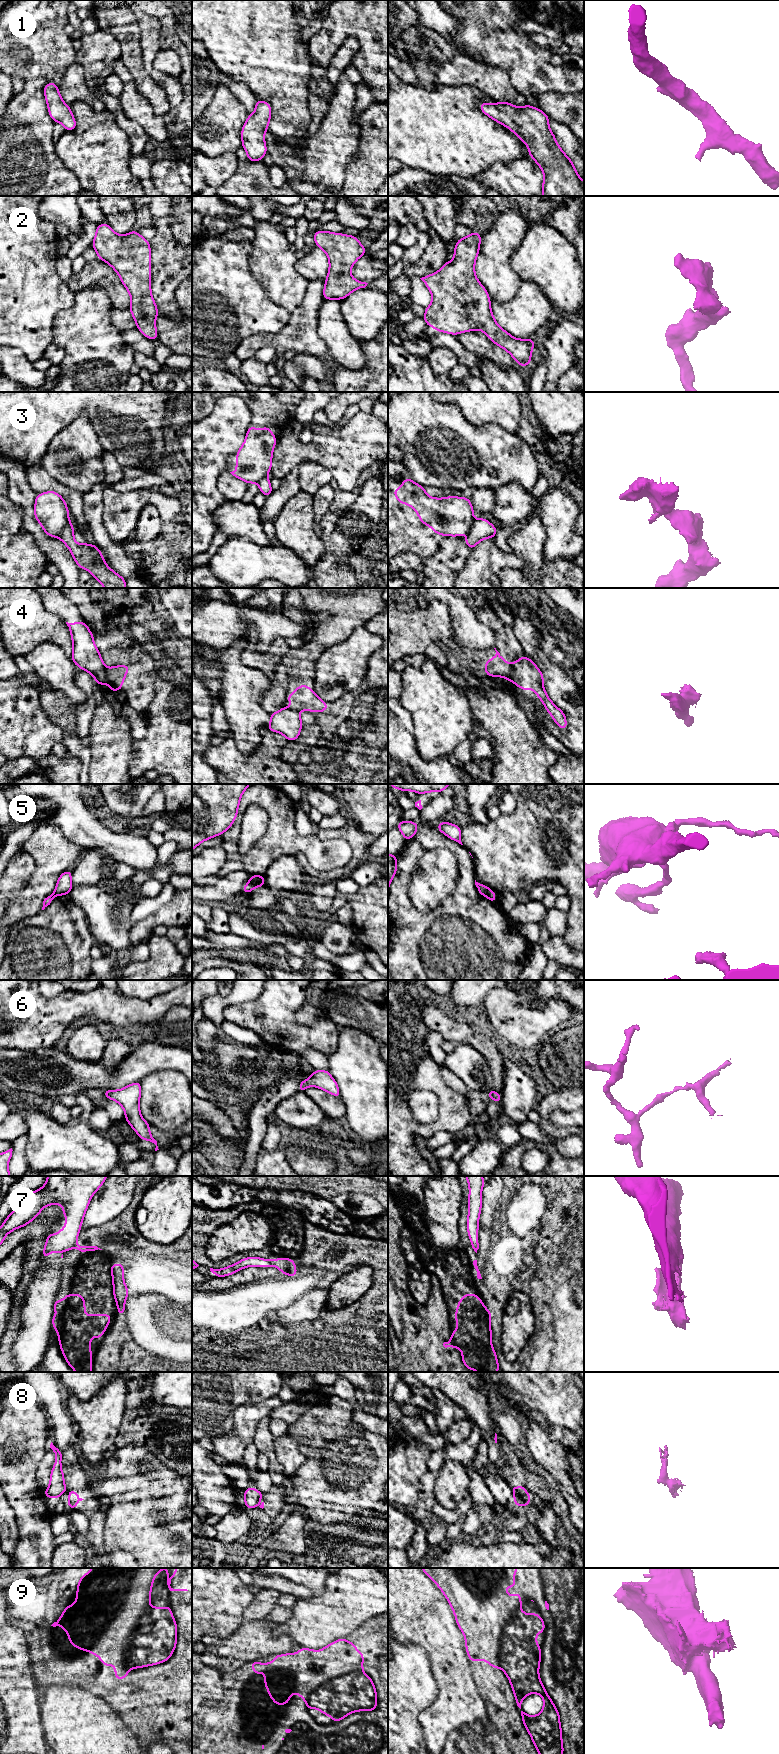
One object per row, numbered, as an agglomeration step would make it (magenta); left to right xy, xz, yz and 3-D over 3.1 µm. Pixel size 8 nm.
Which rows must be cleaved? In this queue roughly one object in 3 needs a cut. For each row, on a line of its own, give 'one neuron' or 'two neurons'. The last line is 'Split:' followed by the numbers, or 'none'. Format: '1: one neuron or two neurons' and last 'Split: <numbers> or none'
1: one neuron
2: one neuron
3: two neurons
4: two neurons
5: one neuron
6: one neuron
7: two neurons
8: two neurons
9: two neurons
Split: 3, 4, 7, 8, 9

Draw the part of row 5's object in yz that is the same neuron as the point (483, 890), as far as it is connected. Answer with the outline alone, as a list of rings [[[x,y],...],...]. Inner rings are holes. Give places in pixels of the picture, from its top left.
[[[475,880],[475,885],[480,895],[486,896],[492,903],[497,903],[495,891],[489,889],[486,885],[480,884]]]

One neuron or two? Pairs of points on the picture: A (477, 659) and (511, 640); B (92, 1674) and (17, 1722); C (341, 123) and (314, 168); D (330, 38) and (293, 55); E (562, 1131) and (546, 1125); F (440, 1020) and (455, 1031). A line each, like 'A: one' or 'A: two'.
A: one
B: two
C: one
D: two
E: one
F: one

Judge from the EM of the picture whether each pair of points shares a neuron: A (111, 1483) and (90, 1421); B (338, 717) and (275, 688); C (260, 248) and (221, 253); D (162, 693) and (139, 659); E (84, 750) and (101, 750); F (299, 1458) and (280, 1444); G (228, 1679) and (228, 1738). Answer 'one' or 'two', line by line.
A: two
B: two
C: two
D: two
E: two
F: one
G: one

